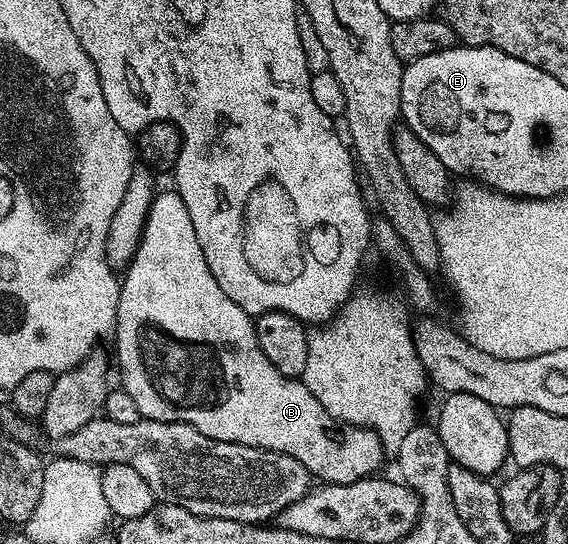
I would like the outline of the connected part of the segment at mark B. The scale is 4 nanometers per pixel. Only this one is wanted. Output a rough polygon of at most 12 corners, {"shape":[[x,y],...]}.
{"shape":[[153,197],[122,275],[122,389],[143,418],[281,451],[324,483],[379,472],[270,365],[186,201]]}

